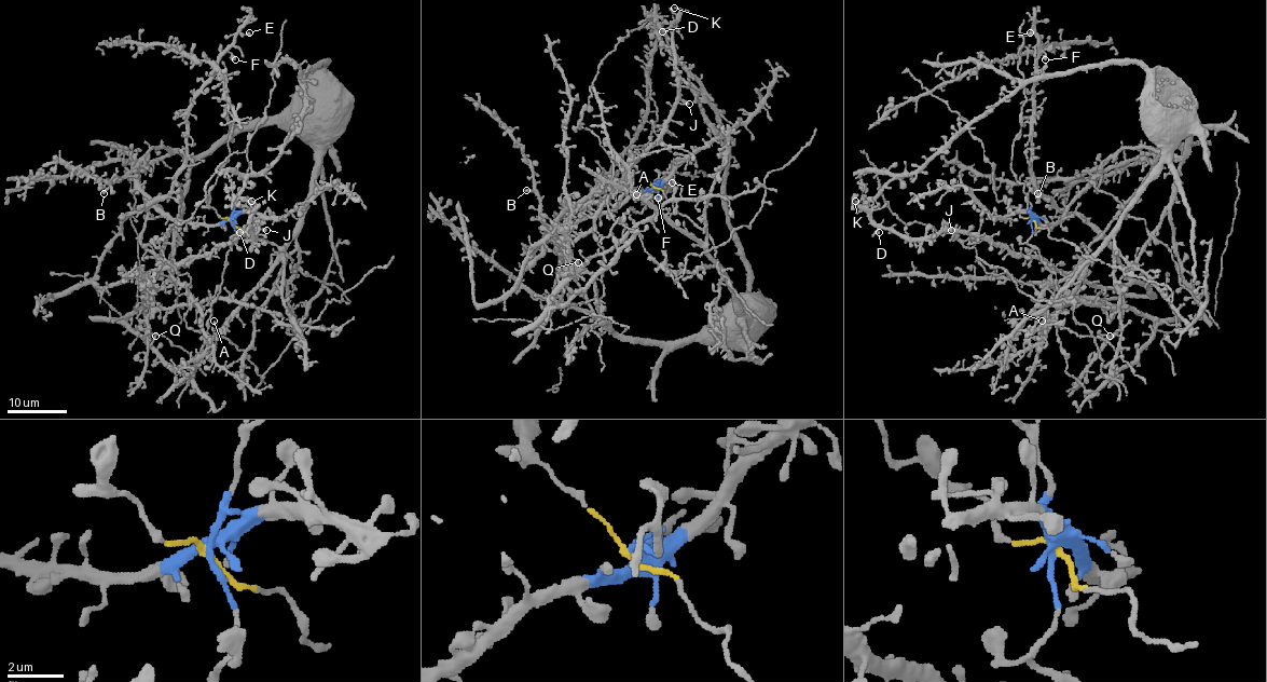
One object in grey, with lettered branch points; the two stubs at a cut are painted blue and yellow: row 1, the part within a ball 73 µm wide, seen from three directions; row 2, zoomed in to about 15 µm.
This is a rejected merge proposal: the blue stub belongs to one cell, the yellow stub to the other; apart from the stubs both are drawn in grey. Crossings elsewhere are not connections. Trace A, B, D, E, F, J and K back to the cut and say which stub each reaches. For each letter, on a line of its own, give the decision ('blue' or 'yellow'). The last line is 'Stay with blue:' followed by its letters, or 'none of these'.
A: yellow
B: yellow
D: blue
E: blue
F: blue
J: blue
K: blue
Stay with blue: D, E, F, J, K

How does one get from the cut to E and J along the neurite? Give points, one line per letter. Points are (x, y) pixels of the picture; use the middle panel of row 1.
E: (653, 185), (628, 195), (615, 207), (576, 219), (565, 212), (577, 206), (598, 185), (655, 191), (673, 181)
J: (653, 185), (615, 207), (576, 219), (563, 215), (518, 281), (532, 250), (603, 200), (676, 105), (689, 103)

